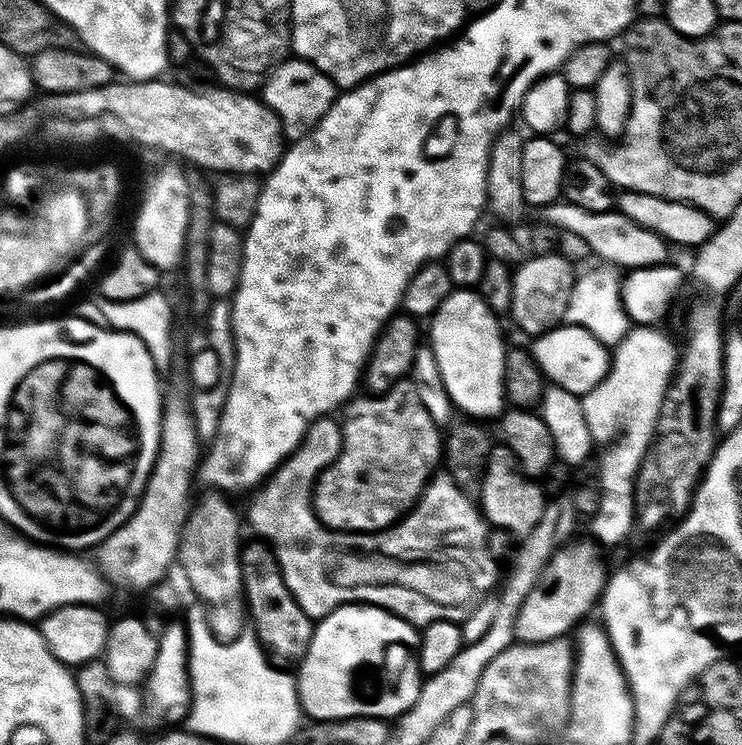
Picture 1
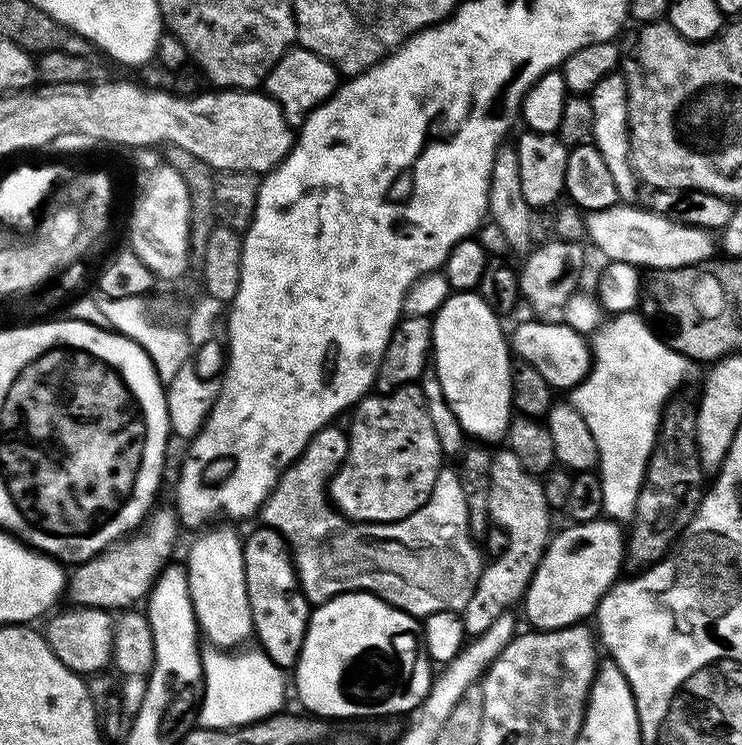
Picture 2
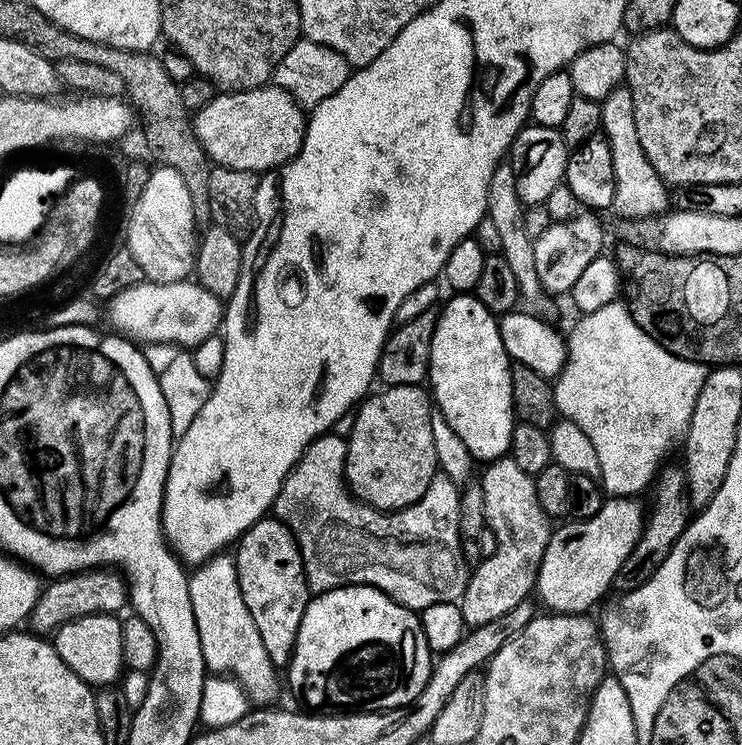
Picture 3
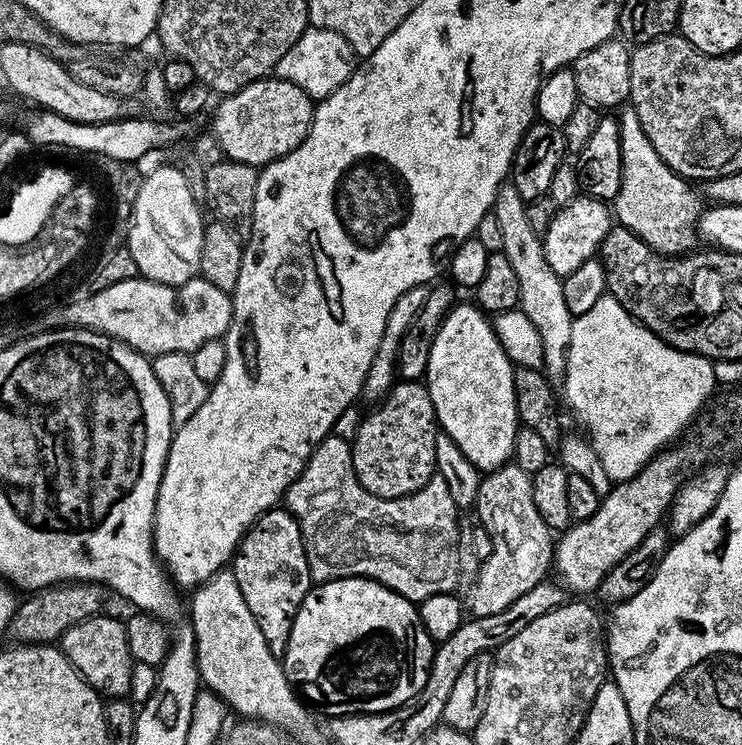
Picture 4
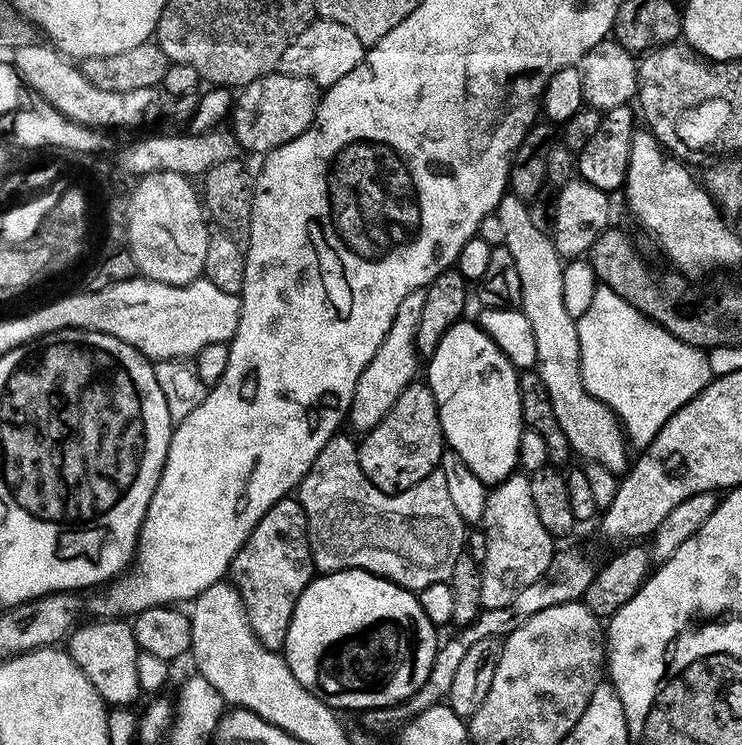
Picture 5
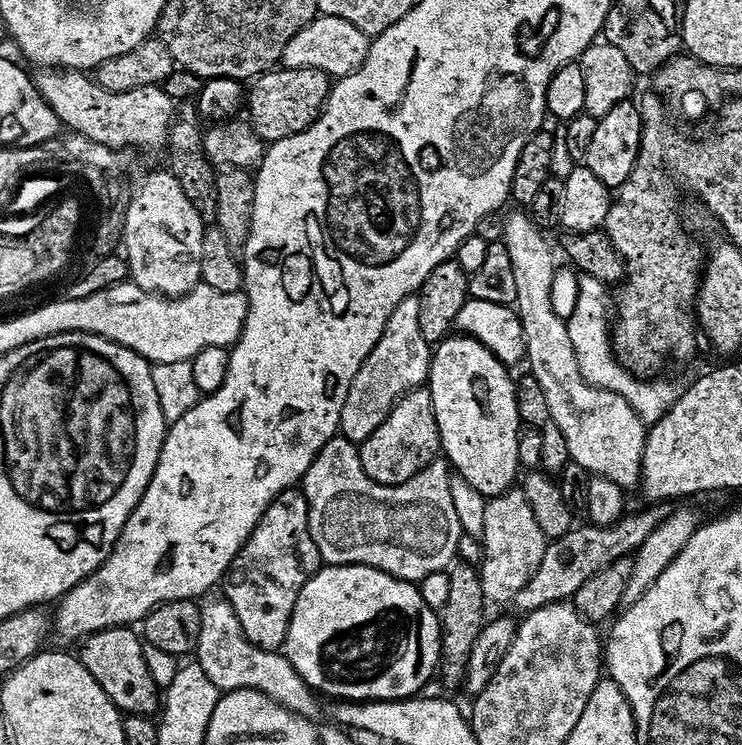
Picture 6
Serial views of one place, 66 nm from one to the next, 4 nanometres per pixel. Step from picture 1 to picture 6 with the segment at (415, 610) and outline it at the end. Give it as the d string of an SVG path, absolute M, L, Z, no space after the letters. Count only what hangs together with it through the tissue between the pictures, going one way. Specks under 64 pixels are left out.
M339 434L330 437L322 450L318 450L314 462L310 462L302 481L308 503L310 538L314 538L314 546L318 546L321 561L328 566L365 564L409 582L418 582L426 578L426 574L445 571L457 559L456 547L462 535L450 496L450 480L447 459L437 458L406 482L379 484L362 470L357 445Z

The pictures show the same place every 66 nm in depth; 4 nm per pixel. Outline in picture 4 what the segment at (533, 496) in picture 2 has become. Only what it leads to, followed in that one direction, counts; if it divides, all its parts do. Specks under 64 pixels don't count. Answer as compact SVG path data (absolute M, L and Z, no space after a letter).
M514 462L503 464L502 467L487 473L481 479L474 505L475 515L486 526L492 539L492 553L480 566L477 580L466 592L466 608L472 616L486 614L502 614L510 602L518 602L526 590L534 590L549 575L554 564L554 532L546 526L542 514L538 514L538 506L534 506L532 497L532 478L529 472L522 470Z

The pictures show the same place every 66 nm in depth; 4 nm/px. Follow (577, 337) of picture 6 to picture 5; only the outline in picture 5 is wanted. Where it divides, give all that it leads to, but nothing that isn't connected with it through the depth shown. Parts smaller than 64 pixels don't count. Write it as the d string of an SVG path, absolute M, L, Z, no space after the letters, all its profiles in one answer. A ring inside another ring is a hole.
M597 287L593 304L576 320L580 381L616 417L629 445L642 450L658 430L714 378L709 353L674 338L661 324L641 314L614 290ZM616 359L616 372L592 372L592 360Z

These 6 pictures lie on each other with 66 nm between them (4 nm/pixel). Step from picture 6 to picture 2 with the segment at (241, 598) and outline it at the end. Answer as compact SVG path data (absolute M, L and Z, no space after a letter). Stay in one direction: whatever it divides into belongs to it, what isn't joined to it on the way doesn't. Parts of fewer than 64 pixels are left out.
M267 526L259 527L243 537L246 594L252 607L252 630L255 639L260 639L259 647L270 662L280 669L292 670L302 654L310 601L305 598L300 581L296 578L296 565L282 534Z

